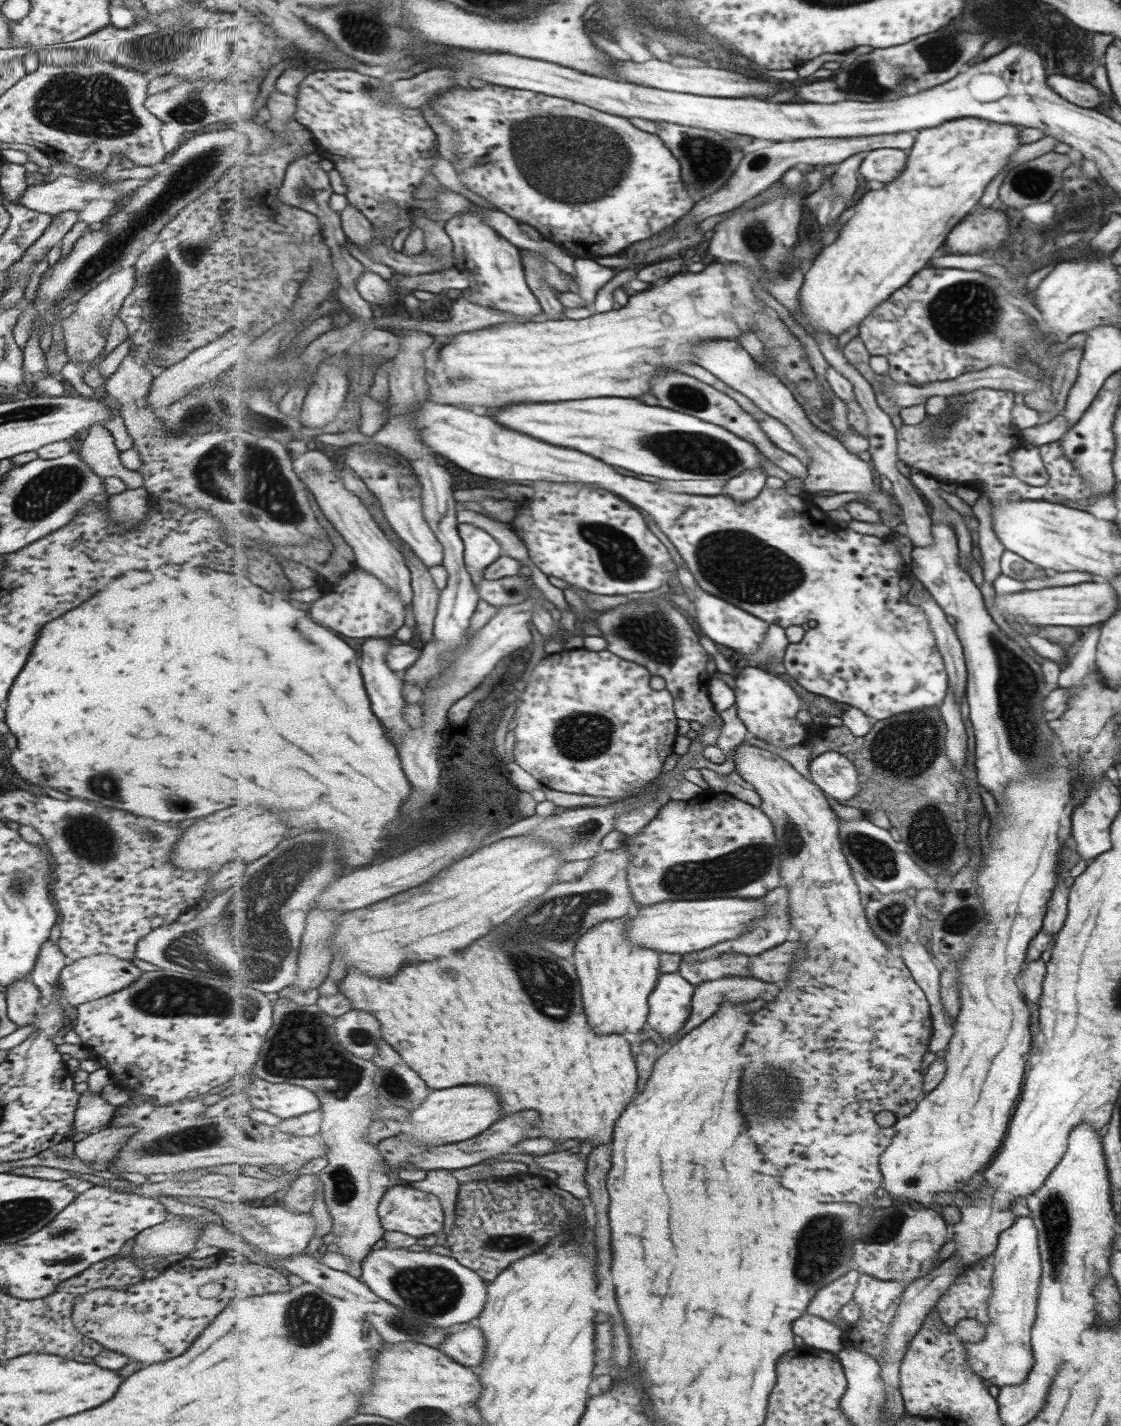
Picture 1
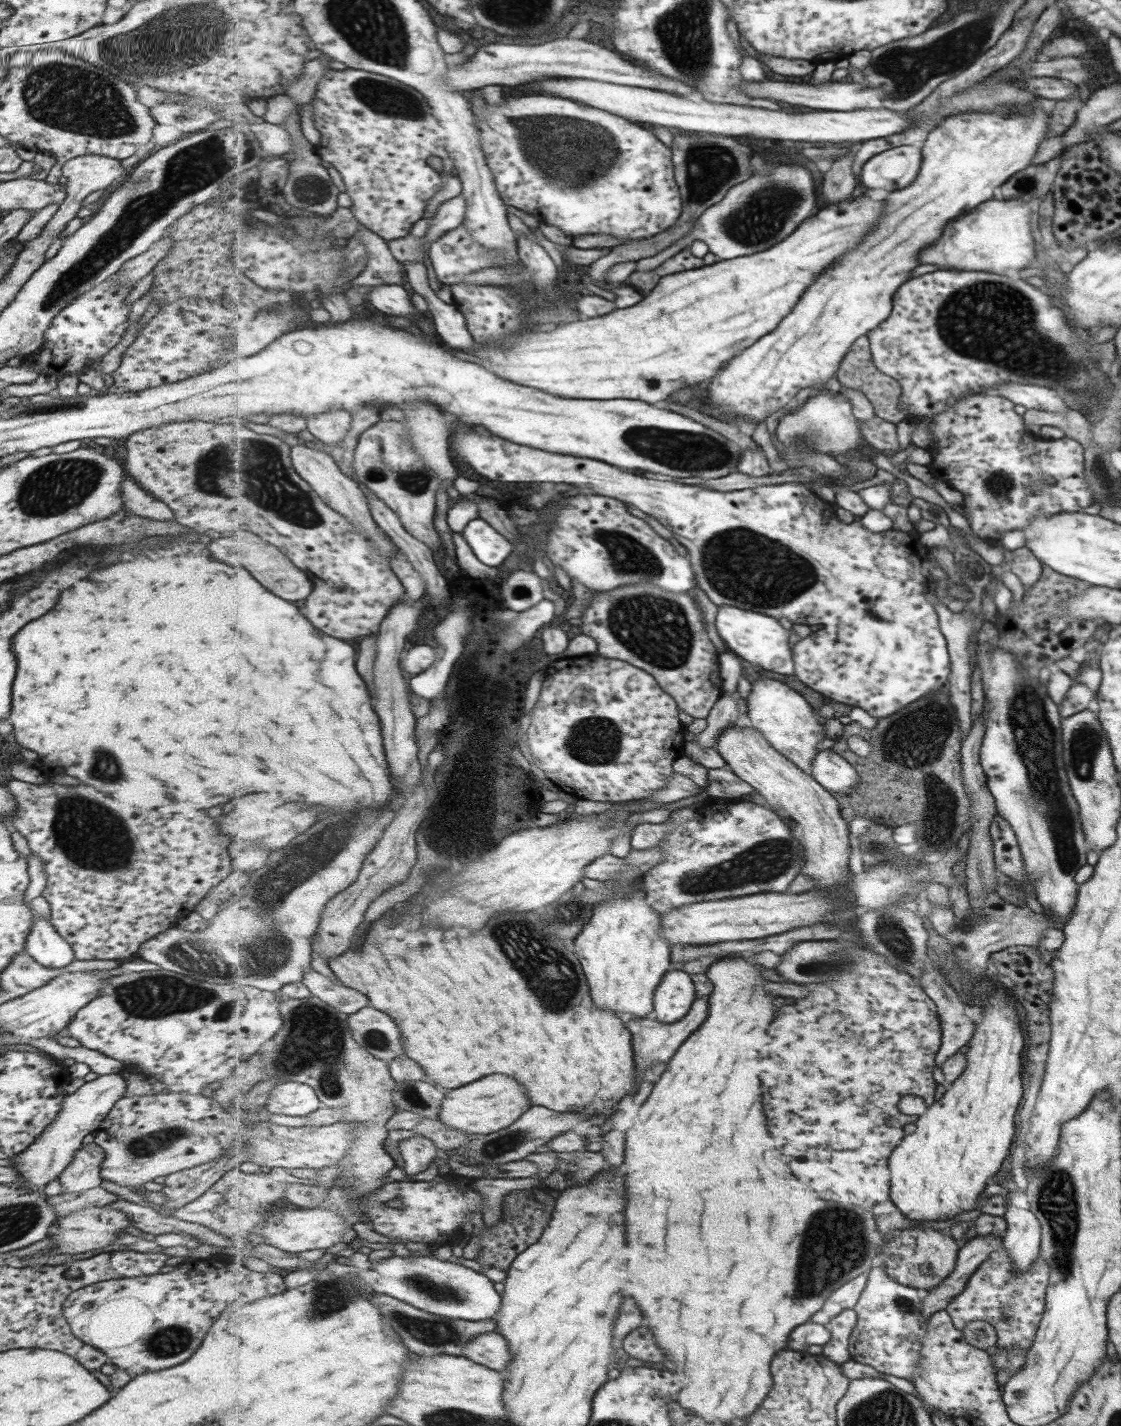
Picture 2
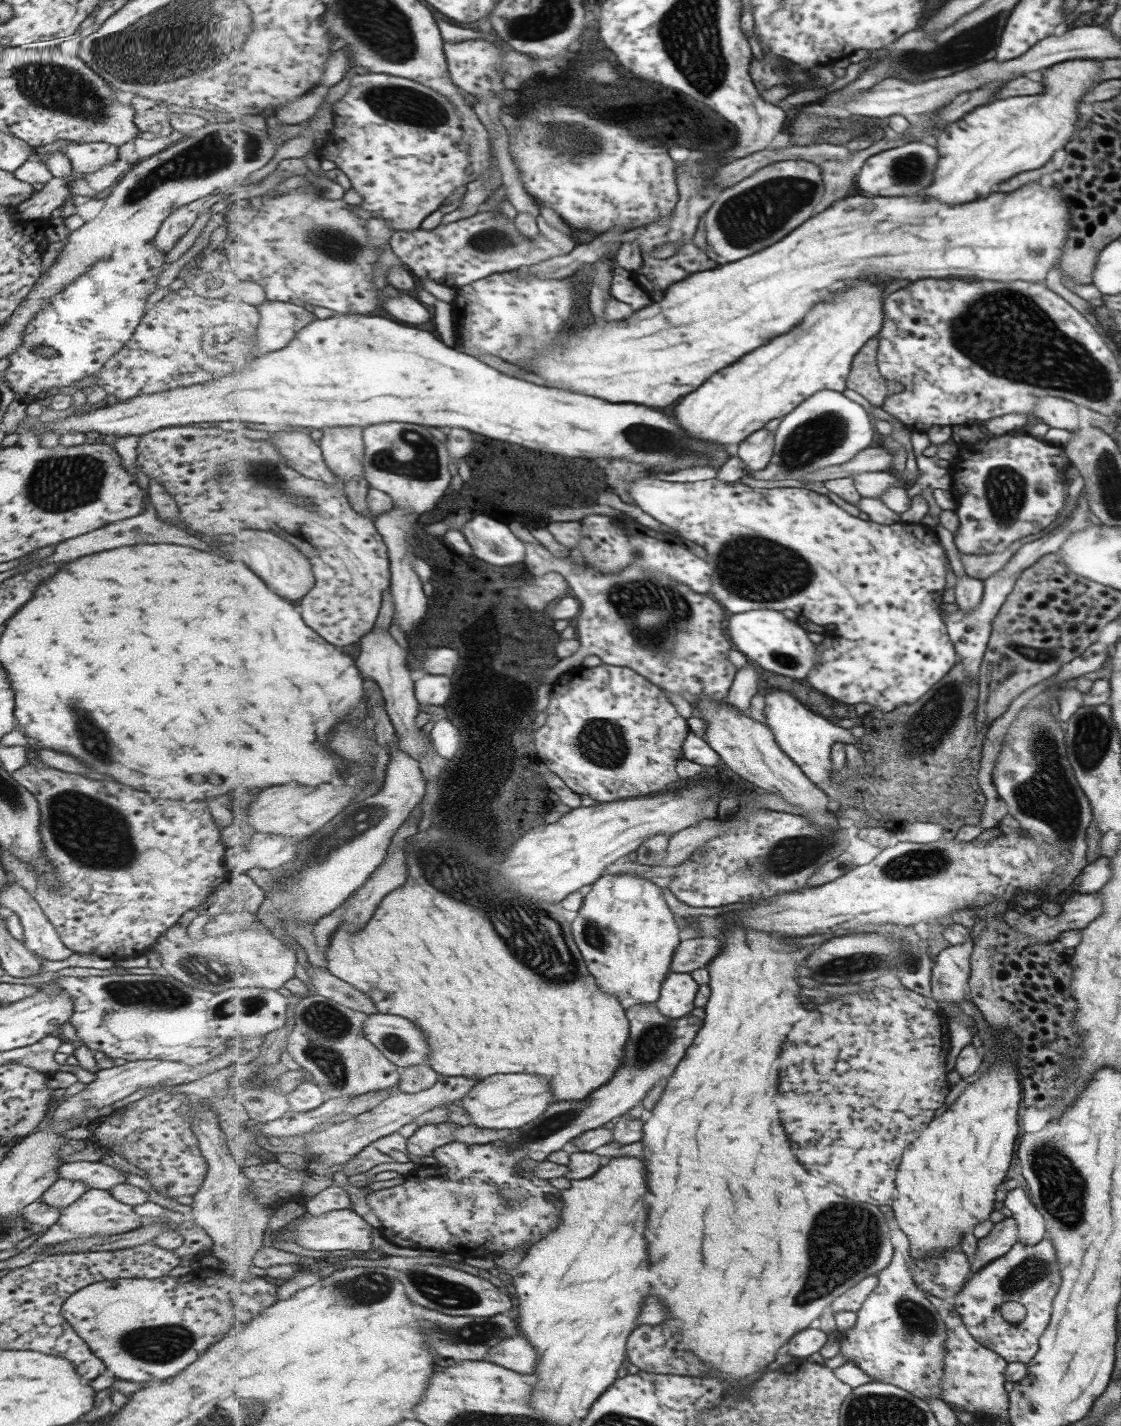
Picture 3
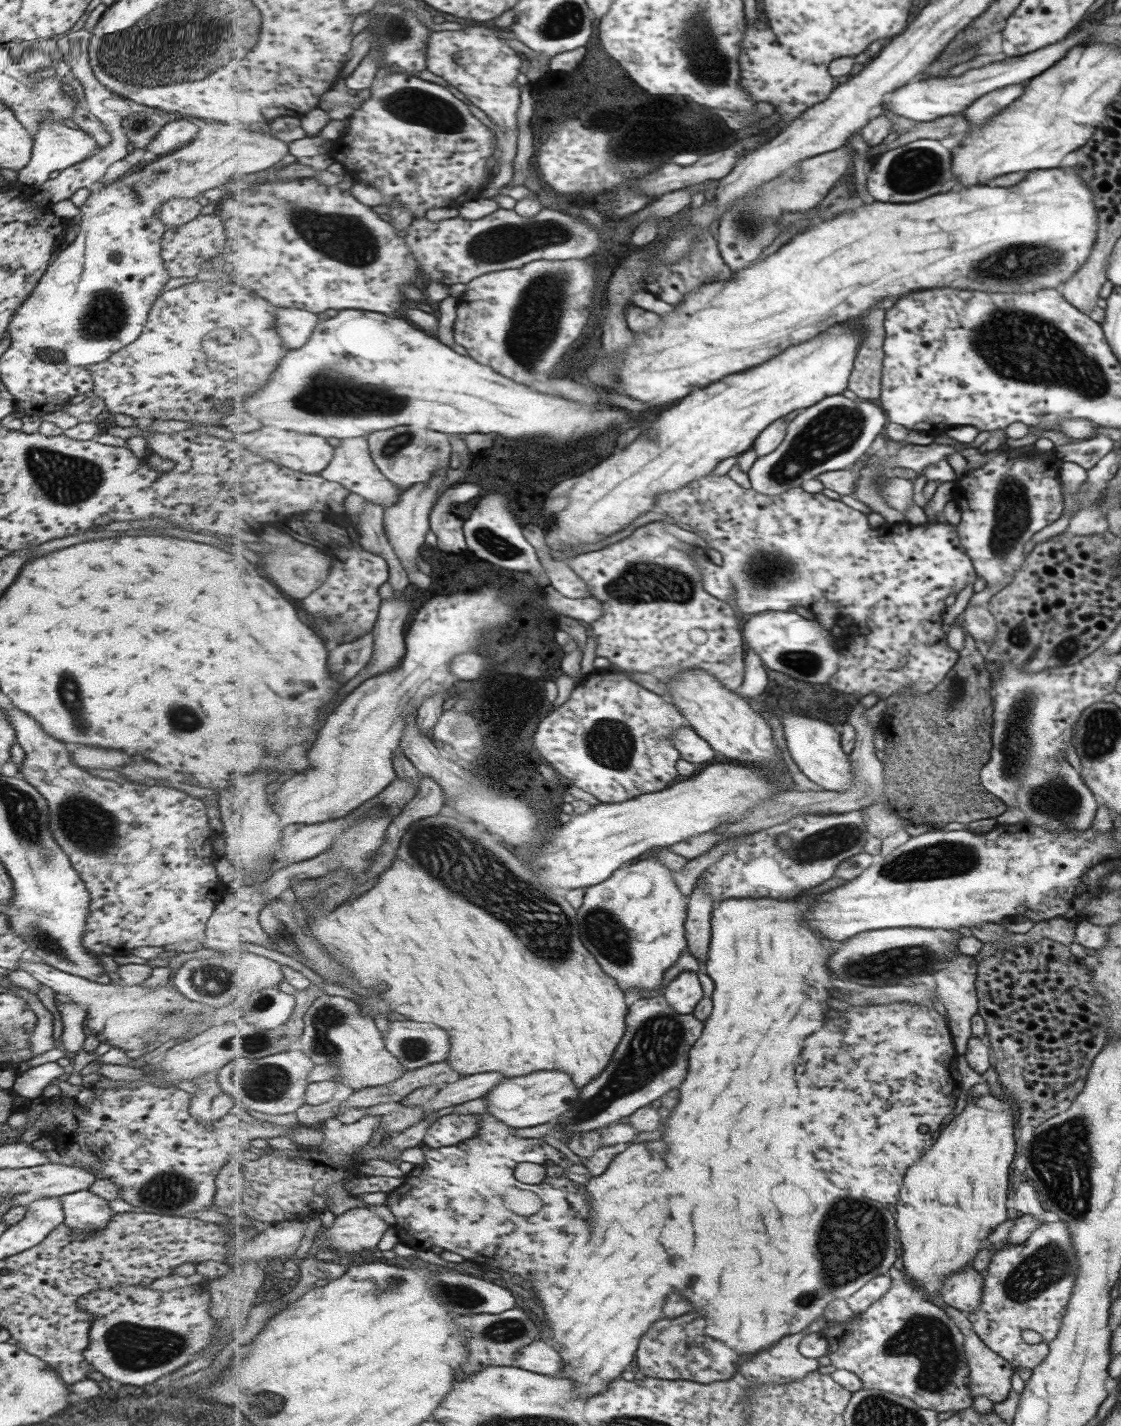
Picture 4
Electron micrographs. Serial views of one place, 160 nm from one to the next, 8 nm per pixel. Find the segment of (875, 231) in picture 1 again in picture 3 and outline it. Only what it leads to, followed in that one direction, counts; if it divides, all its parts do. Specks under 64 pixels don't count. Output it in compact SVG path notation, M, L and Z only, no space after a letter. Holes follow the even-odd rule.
M1069 60L1055 64L1043 70L1043 92L977 106L961 120L948 124L936 140L939 160L933 171L933 182L925 188L925 196L941 198L943 204L961 204L973 198L985 198L989 186L999 184L1005 178L1041 168L1053 152L1063 149L1071 138L1077 122L1077 102L1087 90L1097 86L1099 72L1097 60ZM861 282L847 292L833 295L835 300L817 305L791 332L778 335L769 344L745 355L735 364L723 368L716 375L707 380L699 390L691 392L681 400L675 408L675 421L688 432L689 436L718 442L726 447L738 447L754 432L761 430L775 418L791 414L805 400L816 395L821 390L843 392L847 386L847 378L855 356L861 352L874 336L879 336L885 322L885 304L883 304L885 284L881 282Z

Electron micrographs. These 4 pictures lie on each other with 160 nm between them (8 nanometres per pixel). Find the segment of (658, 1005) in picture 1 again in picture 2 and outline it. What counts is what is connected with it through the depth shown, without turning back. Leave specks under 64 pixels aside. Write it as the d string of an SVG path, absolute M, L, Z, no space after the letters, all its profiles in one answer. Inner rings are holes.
M683 968L670 970L656 990L652 1016L664 1023L676 1023L688 1015L697 998L692 976Z

